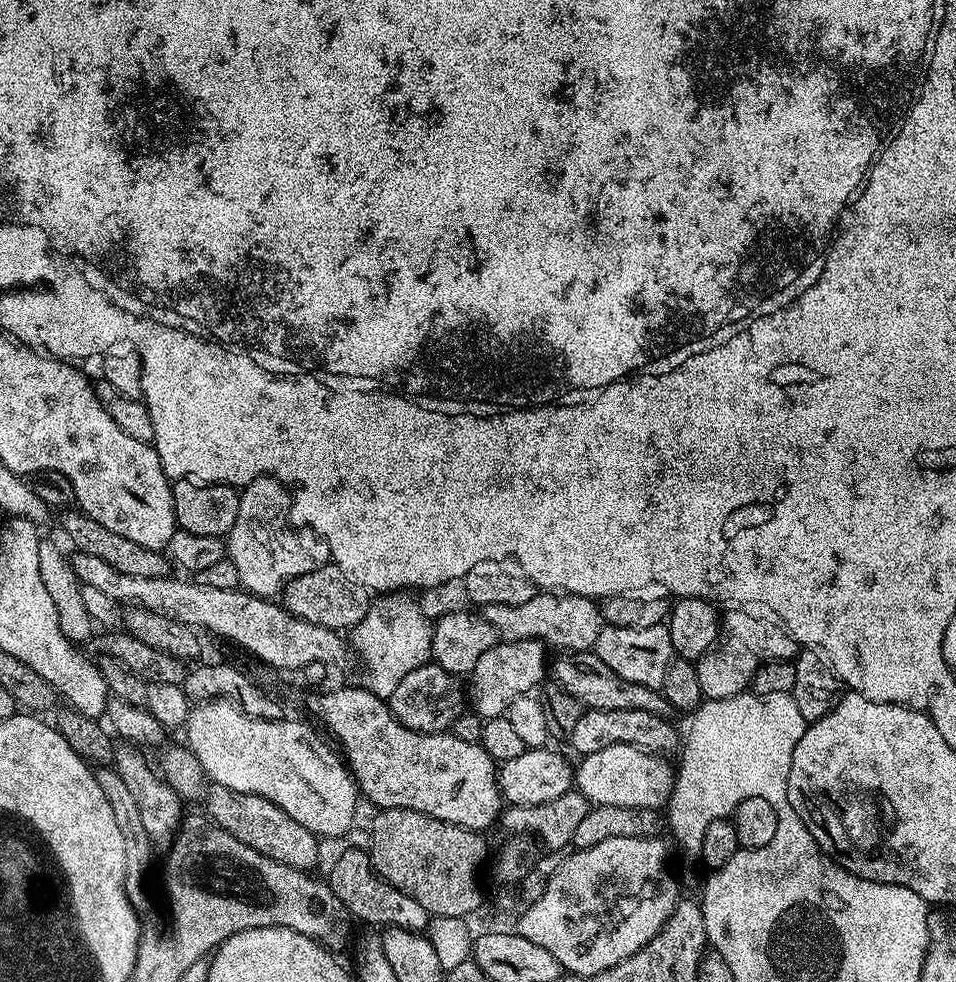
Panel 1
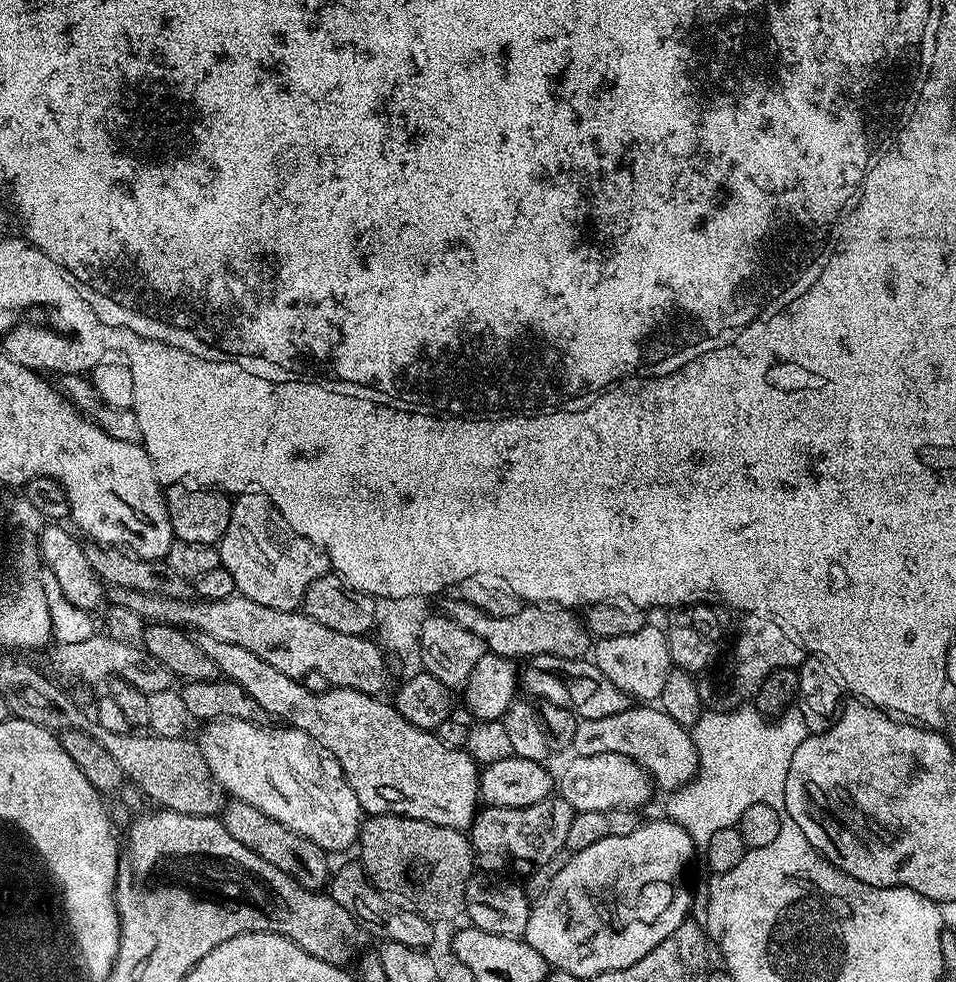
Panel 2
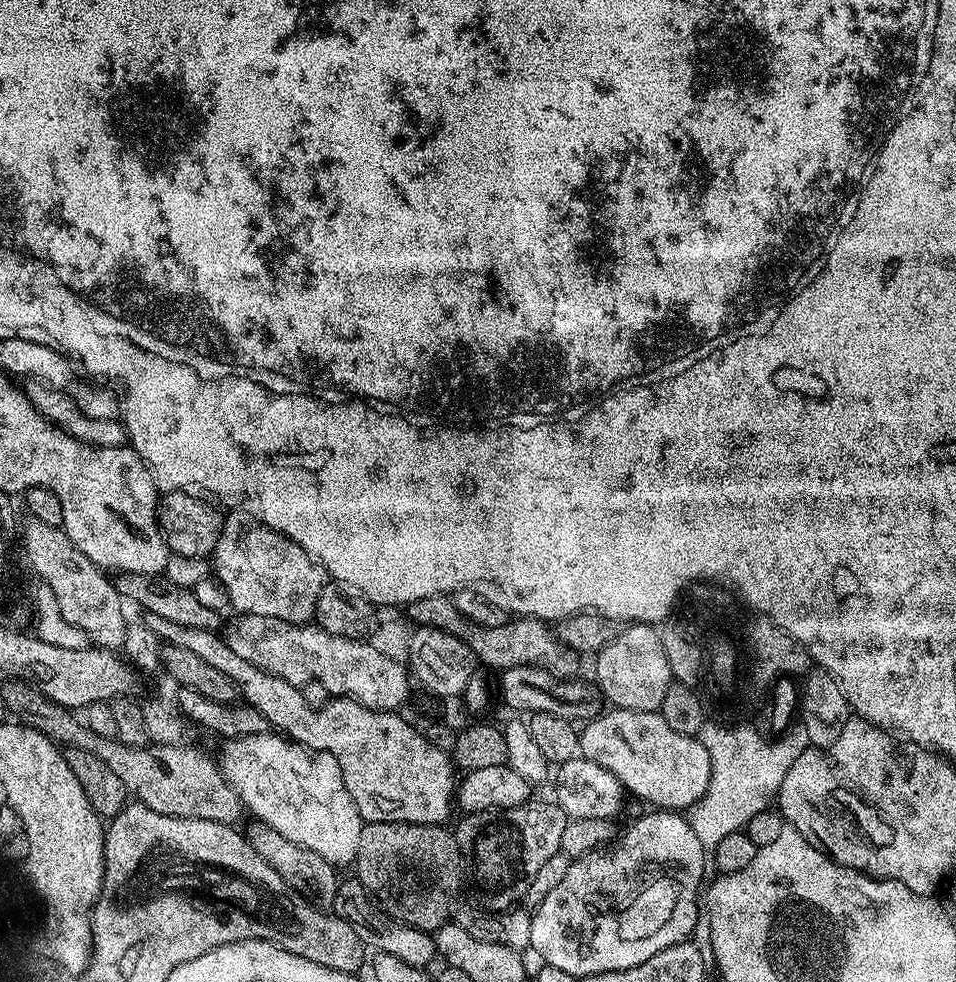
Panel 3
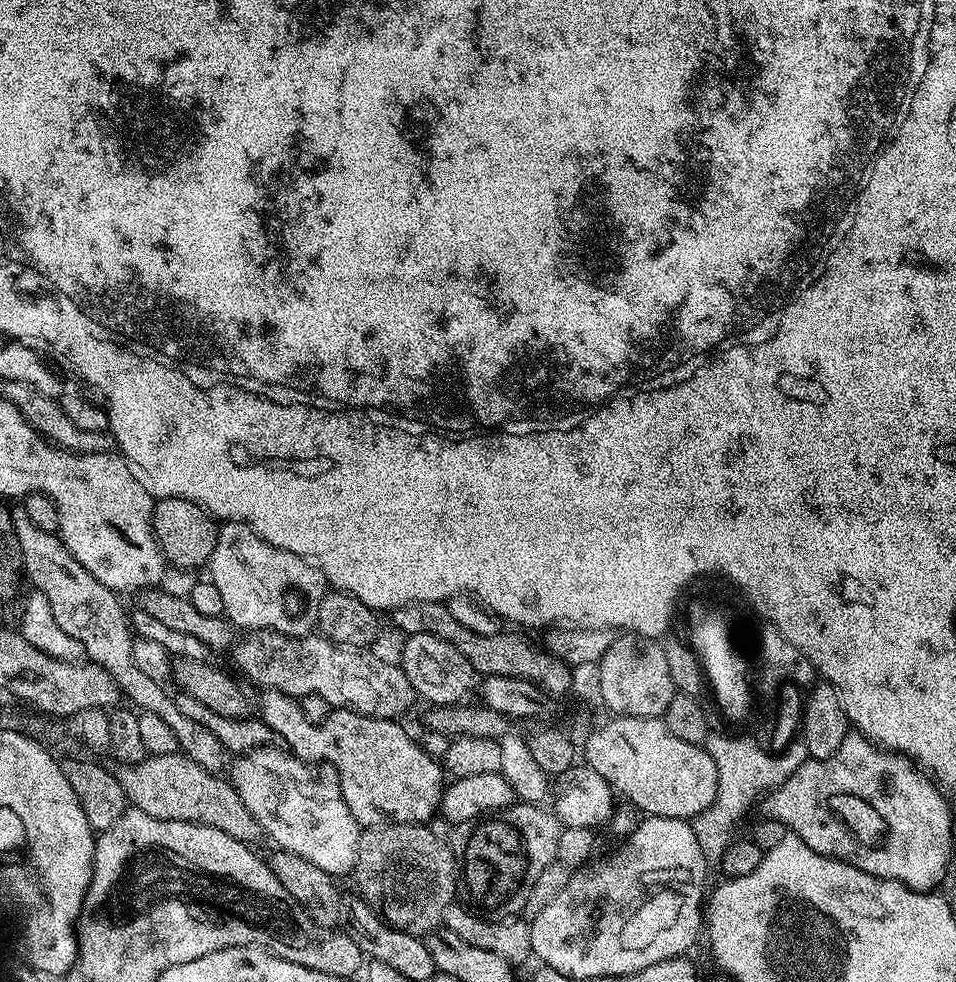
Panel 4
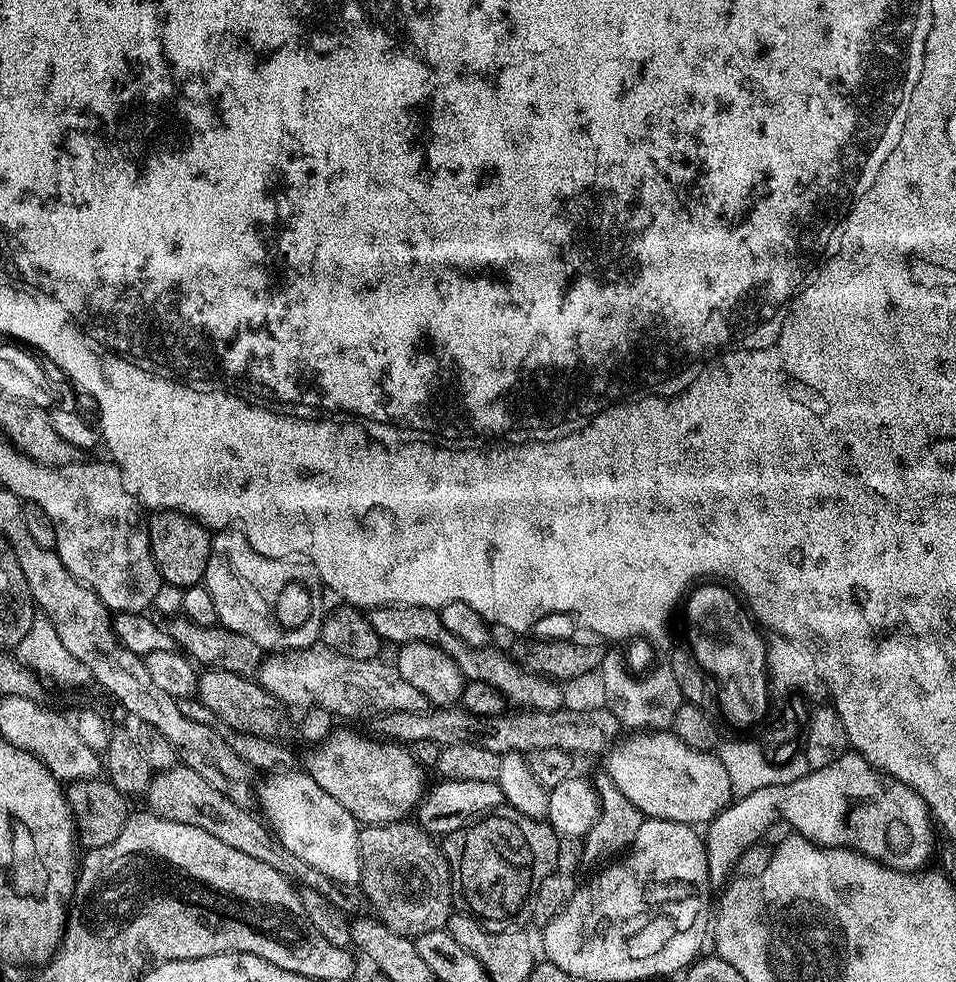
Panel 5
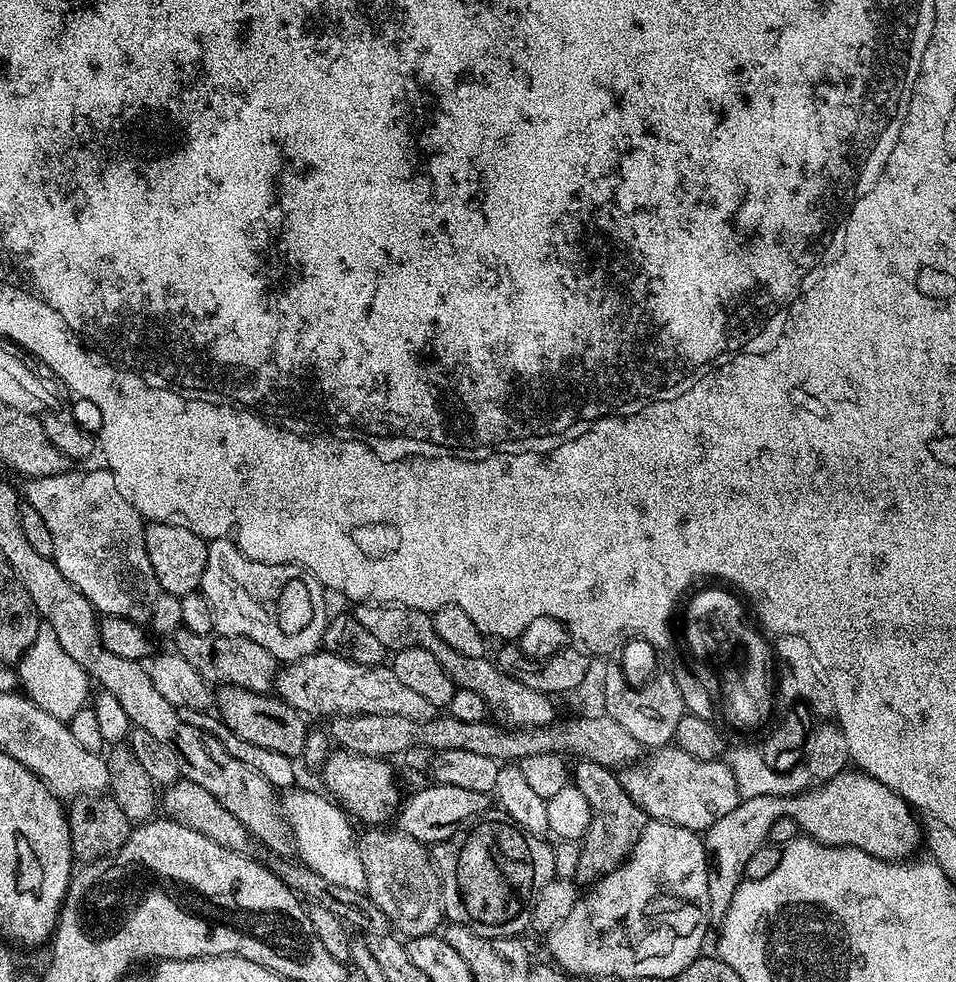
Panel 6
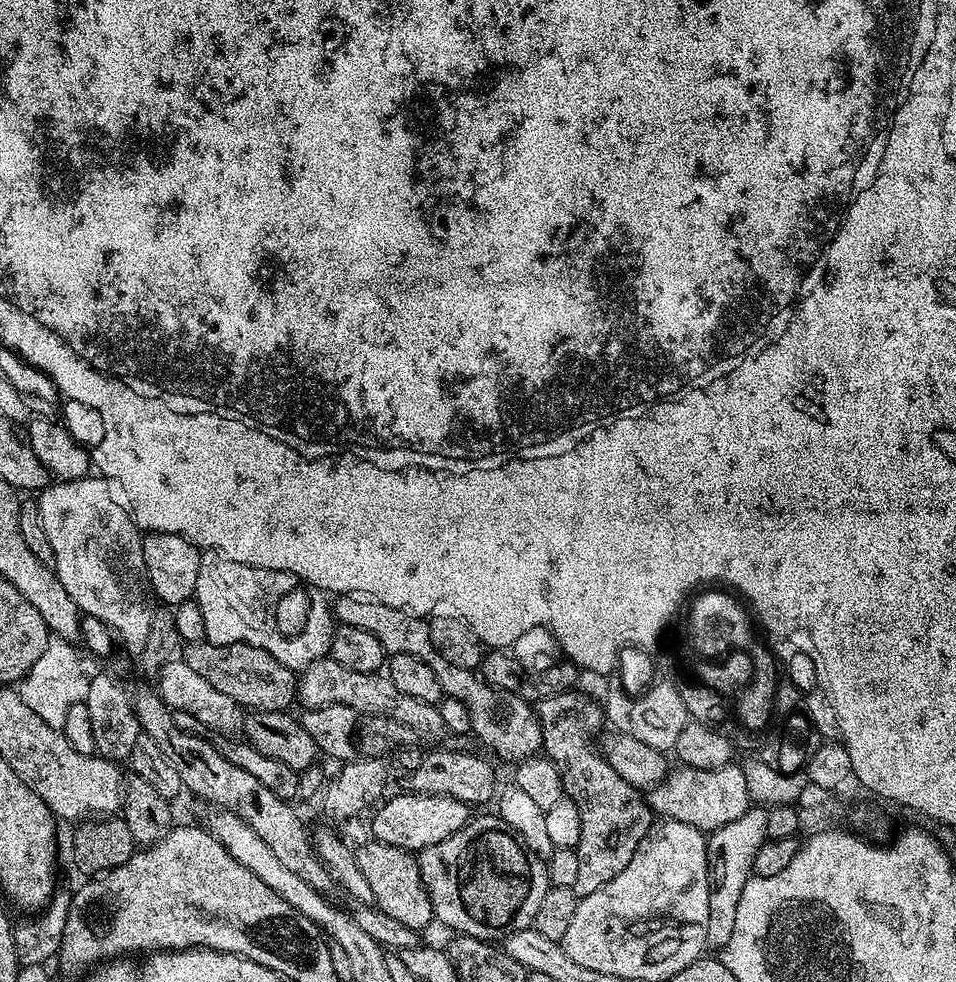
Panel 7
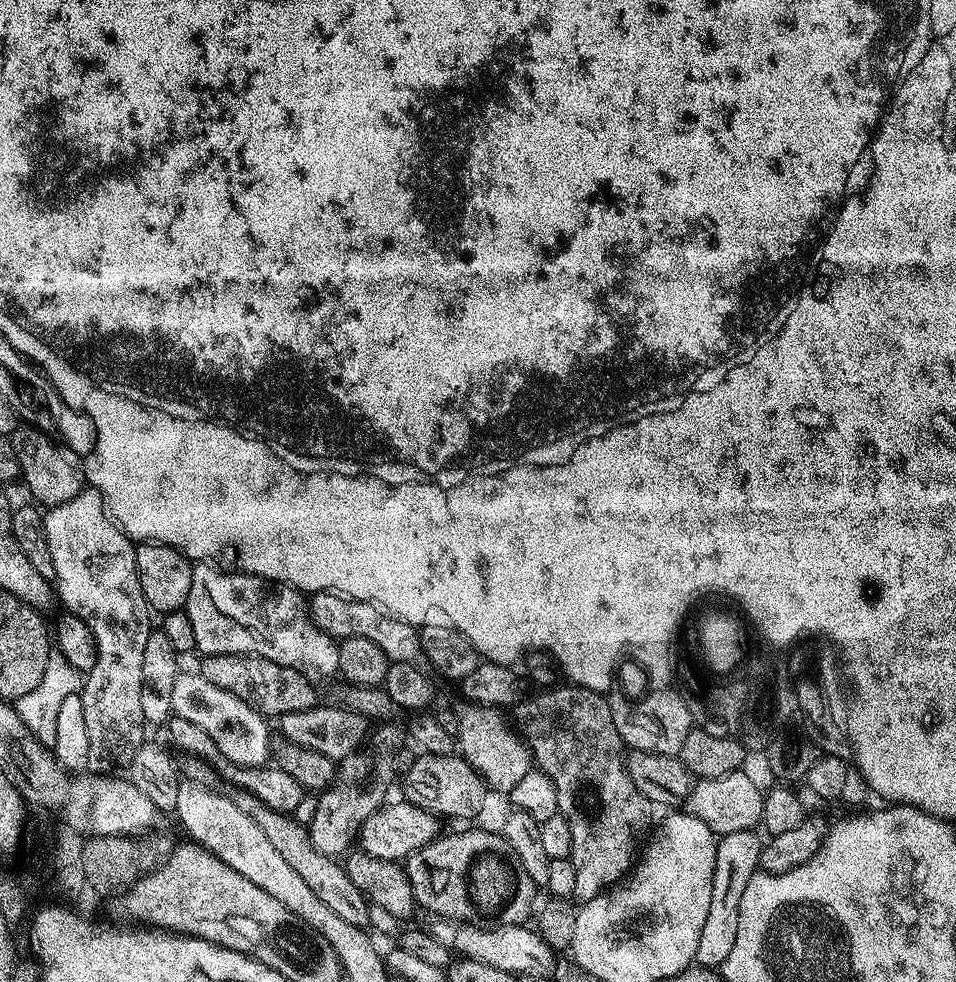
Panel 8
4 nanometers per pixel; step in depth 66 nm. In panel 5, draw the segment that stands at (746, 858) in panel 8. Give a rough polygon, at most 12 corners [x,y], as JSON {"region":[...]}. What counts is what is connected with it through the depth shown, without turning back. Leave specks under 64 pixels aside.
{"region":[[849,750],[733,799],[706,826],[709,885],[779,820],[915,873],[934,821]]}

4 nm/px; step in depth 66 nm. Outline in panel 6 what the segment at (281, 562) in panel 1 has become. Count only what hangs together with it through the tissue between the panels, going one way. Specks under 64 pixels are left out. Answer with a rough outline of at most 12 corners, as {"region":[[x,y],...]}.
{"region":[[209,543],[199,591],[218,636],[280,662],[324,643],[326,589],[296,564]]}

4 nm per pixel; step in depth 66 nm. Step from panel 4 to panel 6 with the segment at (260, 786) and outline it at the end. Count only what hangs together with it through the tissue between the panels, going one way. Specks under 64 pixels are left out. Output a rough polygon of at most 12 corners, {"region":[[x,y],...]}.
{"region":[[285,793],[299,861],[366,890],[351,819],[329,797]]}

